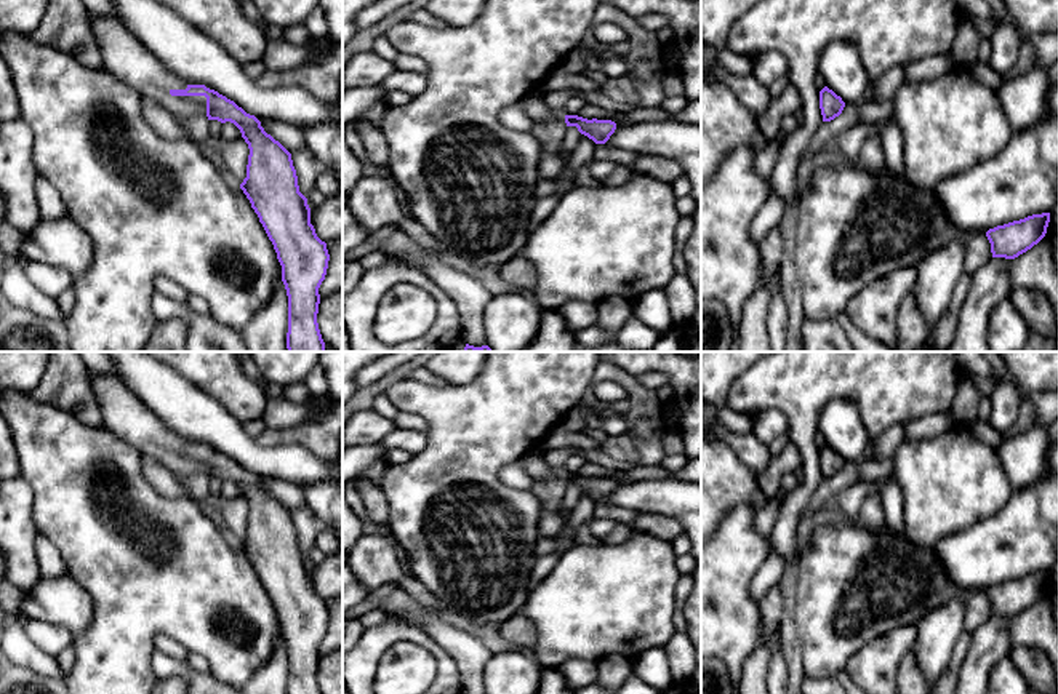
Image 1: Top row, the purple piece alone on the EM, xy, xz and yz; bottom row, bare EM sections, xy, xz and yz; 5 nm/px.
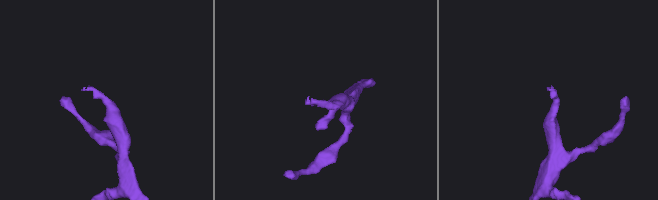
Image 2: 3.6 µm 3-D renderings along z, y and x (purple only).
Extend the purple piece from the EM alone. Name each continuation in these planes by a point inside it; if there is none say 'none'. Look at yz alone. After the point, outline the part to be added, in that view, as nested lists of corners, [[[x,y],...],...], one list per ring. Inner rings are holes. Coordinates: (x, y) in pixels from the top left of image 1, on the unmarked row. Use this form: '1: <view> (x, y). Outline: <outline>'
none

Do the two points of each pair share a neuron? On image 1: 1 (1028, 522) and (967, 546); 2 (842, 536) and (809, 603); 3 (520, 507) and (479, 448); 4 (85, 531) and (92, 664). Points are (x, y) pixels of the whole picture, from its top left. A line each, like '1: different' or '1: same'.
1: same
2: same
3: same
4: same

